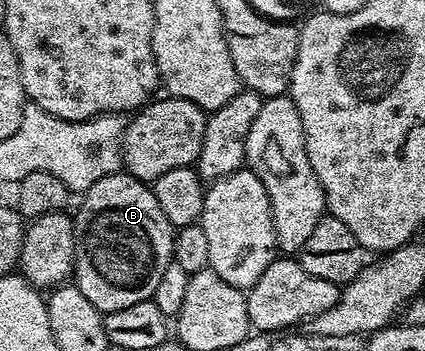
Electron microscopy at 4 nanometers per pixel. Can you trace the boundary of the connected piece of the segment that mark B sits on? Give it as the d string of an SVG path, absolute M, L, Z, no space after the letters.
M119 171L97 181L81 194L79 201L82 202L78 213L73 214L73 284L103 315L151 300L164 276L164 267L174 260L176 232L168 219L164 219L153 188Z

